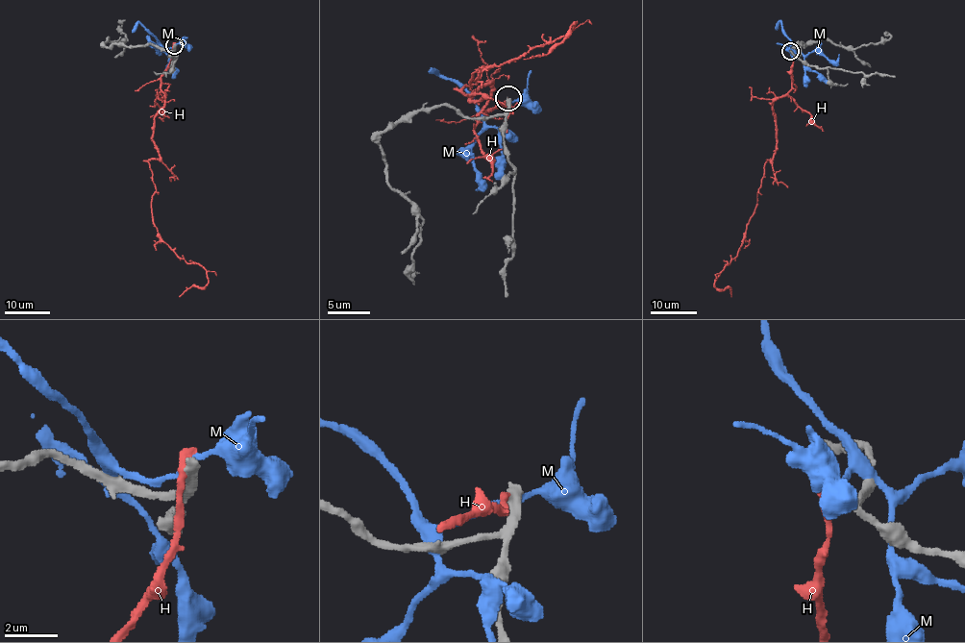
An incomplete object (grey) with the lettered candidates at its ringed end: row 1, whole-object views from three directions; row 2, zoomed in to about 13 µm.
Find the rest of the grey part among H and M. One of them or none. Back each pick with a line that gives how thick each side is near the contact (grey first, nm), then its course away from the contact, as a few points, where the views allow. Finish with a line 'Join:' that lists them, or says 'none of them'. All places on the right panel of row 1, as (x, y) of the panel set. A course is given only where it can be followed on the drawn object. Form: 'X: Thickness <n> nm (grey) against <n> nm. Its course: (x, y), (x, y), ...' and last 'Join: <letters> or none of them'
Join: none of them

